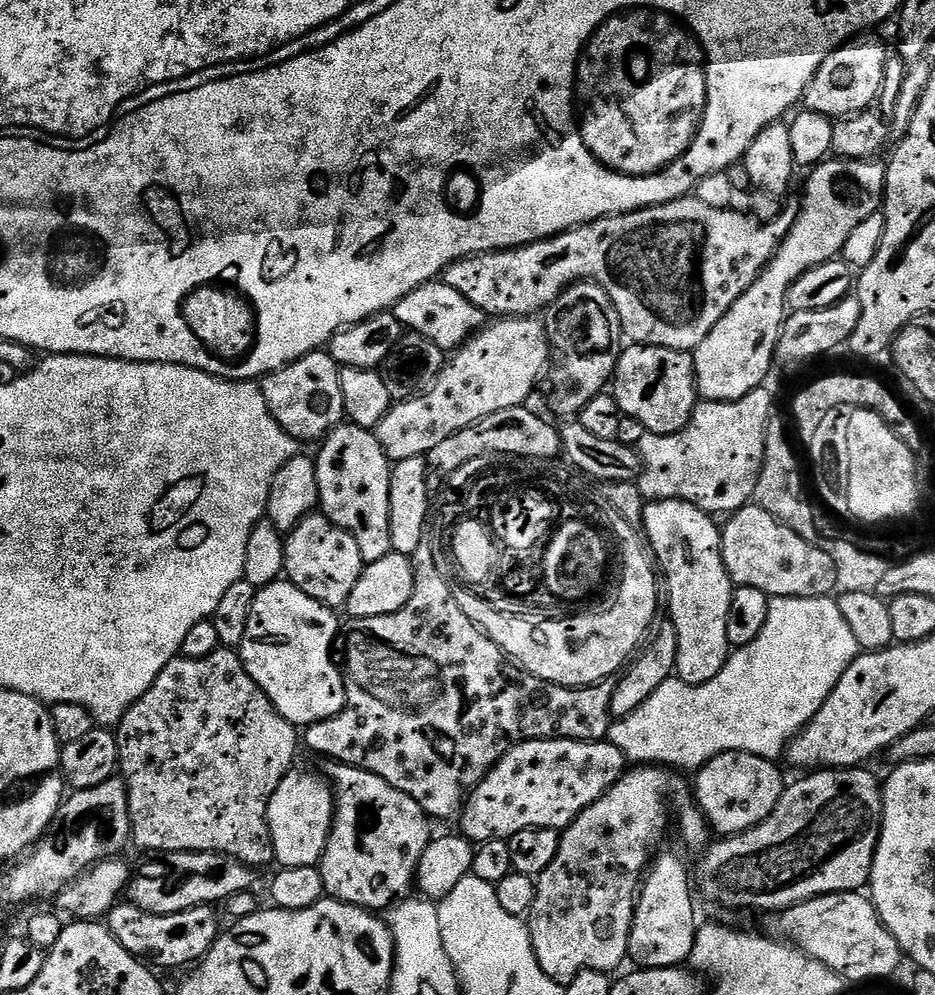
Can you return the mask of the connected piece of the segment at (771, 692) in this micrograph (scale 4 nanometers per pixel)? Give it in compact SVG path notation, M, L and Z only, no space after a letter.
M778 596L769 599L766 626L745 648L729 655L724 668L710 682L695 686L673 678L662 682L634 714L617 719L608 728L607 741L622 750L625 761L640 766L663 766L673 770L699 770L718 754L749 752L779 761L788 743L818 714L822 702L834 690L844 671L861 651L835 599L822 596Z

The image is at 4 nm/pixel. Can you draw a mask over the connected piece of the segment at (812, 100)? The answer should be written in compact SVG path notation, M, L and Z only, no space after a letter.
M876 40L856 43L849 42L843 48L835 48L826 62L822 62L818 74L814 74L810 86L804 92L802 104L807 111L829 118L847 118L865 112L879 101L890 53Z

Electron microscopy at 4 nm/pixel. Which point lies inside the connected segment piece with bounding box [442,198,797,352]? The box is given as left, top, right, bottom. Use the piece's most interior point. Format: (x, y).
(672, 271)

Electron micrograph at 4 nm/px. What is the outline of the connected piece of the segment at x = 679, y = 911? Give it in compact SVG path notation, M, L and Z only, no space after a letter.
M663 852L653 859L643 877L628 936L629 959L633 959L640 968L662 969L683 965L692 955L700 929L692 898L694 888L688 885L688 868L678 853Z

